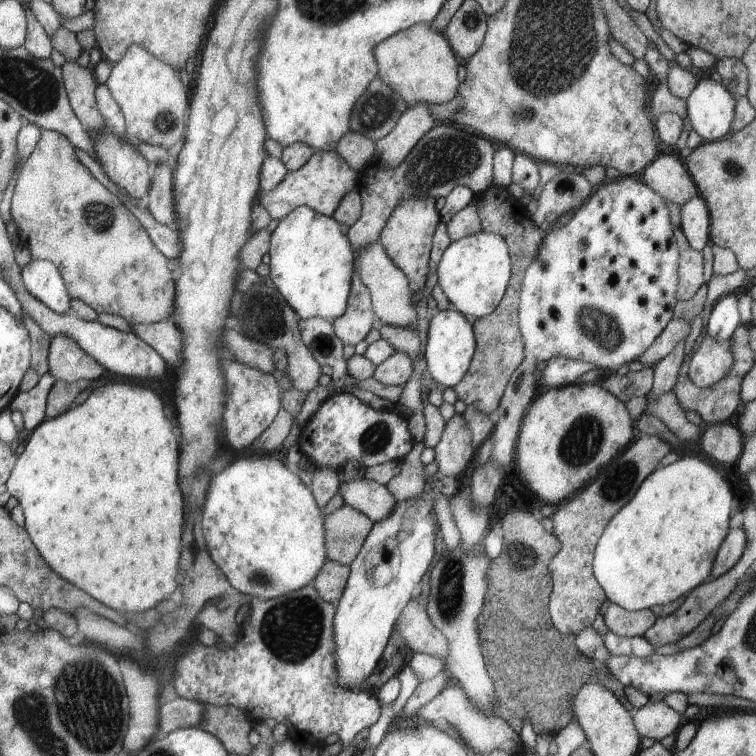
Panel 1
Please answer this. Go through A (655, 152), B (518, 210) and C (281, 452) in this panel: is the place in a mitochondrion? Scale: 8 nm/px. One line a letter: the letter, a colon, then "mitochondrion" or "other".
A: other
B: other
C: other

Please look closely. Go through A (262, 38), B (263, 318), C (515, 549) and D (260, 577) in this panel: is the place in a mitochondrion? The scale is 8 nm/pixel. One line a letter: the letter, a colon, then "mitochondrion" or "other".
A: other
B: mitochondrion
C: mitochondrion
D: mitochondrion

